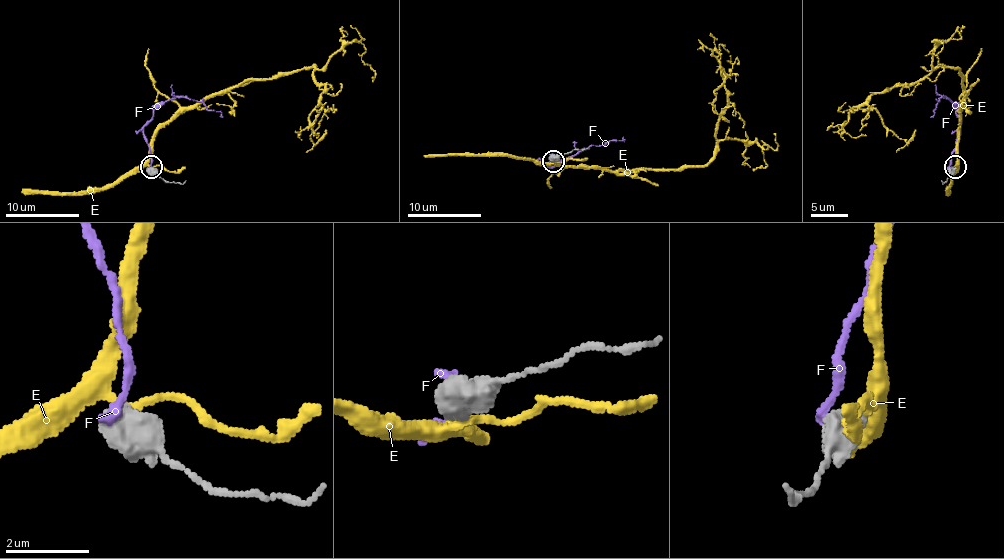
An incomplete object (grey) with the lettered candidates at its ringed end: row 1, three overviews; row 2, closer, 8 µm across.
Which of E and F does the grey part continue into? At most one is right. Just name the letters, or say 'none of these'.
none of these

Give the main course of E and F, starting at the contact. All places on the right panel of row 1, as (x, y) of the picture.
E: (955, 167), (965, 97), (957, 68), (939, 66), (921, 79), (876, 92), (867, 103), (908, 143), (915, 130)
F: (948, 169), (959, 127), (957, 110), (948, 99), (941, 97), (930, 117)

